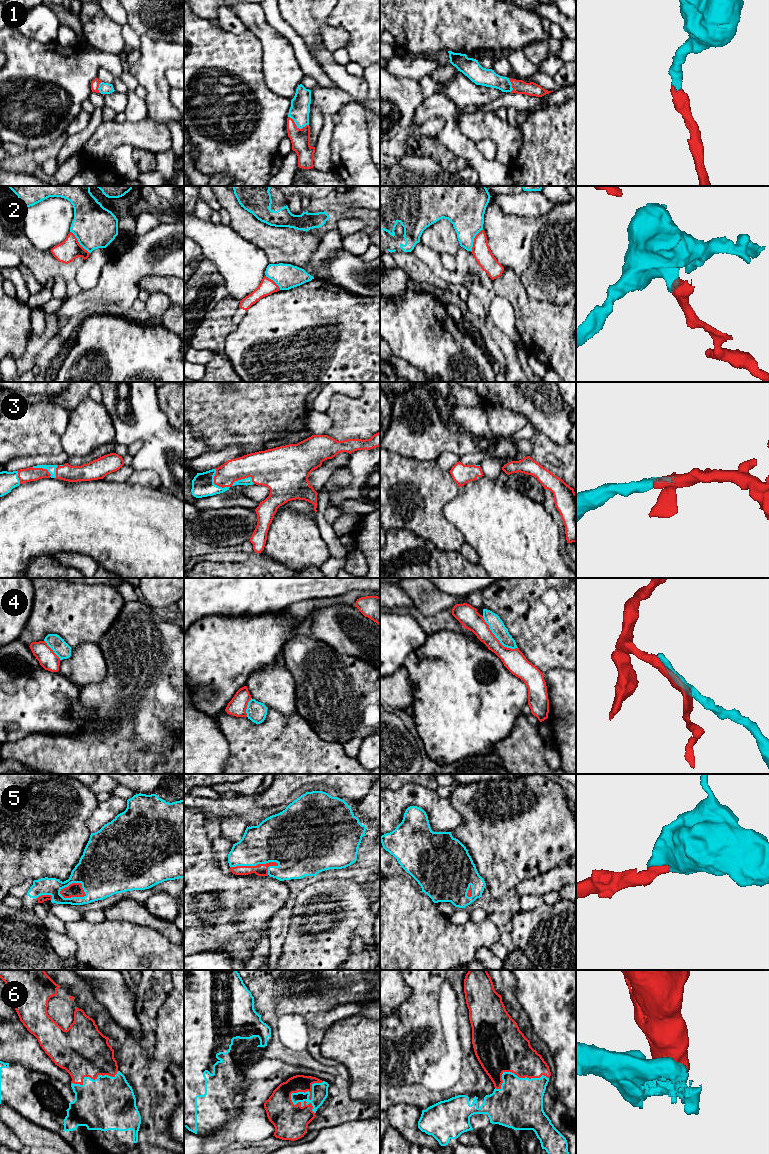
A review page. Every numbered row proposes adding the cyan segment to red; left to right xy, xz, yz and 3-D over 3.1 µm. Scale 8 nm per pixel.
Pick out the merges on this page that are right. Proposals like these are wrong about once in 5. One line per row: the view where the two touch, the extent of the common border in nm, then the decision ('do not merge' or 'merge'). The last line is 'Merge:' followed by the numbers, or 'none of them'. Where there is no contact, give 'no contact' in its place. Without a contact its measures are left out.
1: xz | 180 nm | merge
2: xy | 240 nm | do not merge
3: xz | 190 nm | merge
4: yz | 380 nm | do not merge
5: xz | 400 nm | merge
6: xz | 320 nm | merge
Merge: 1, 3, 5, 6

